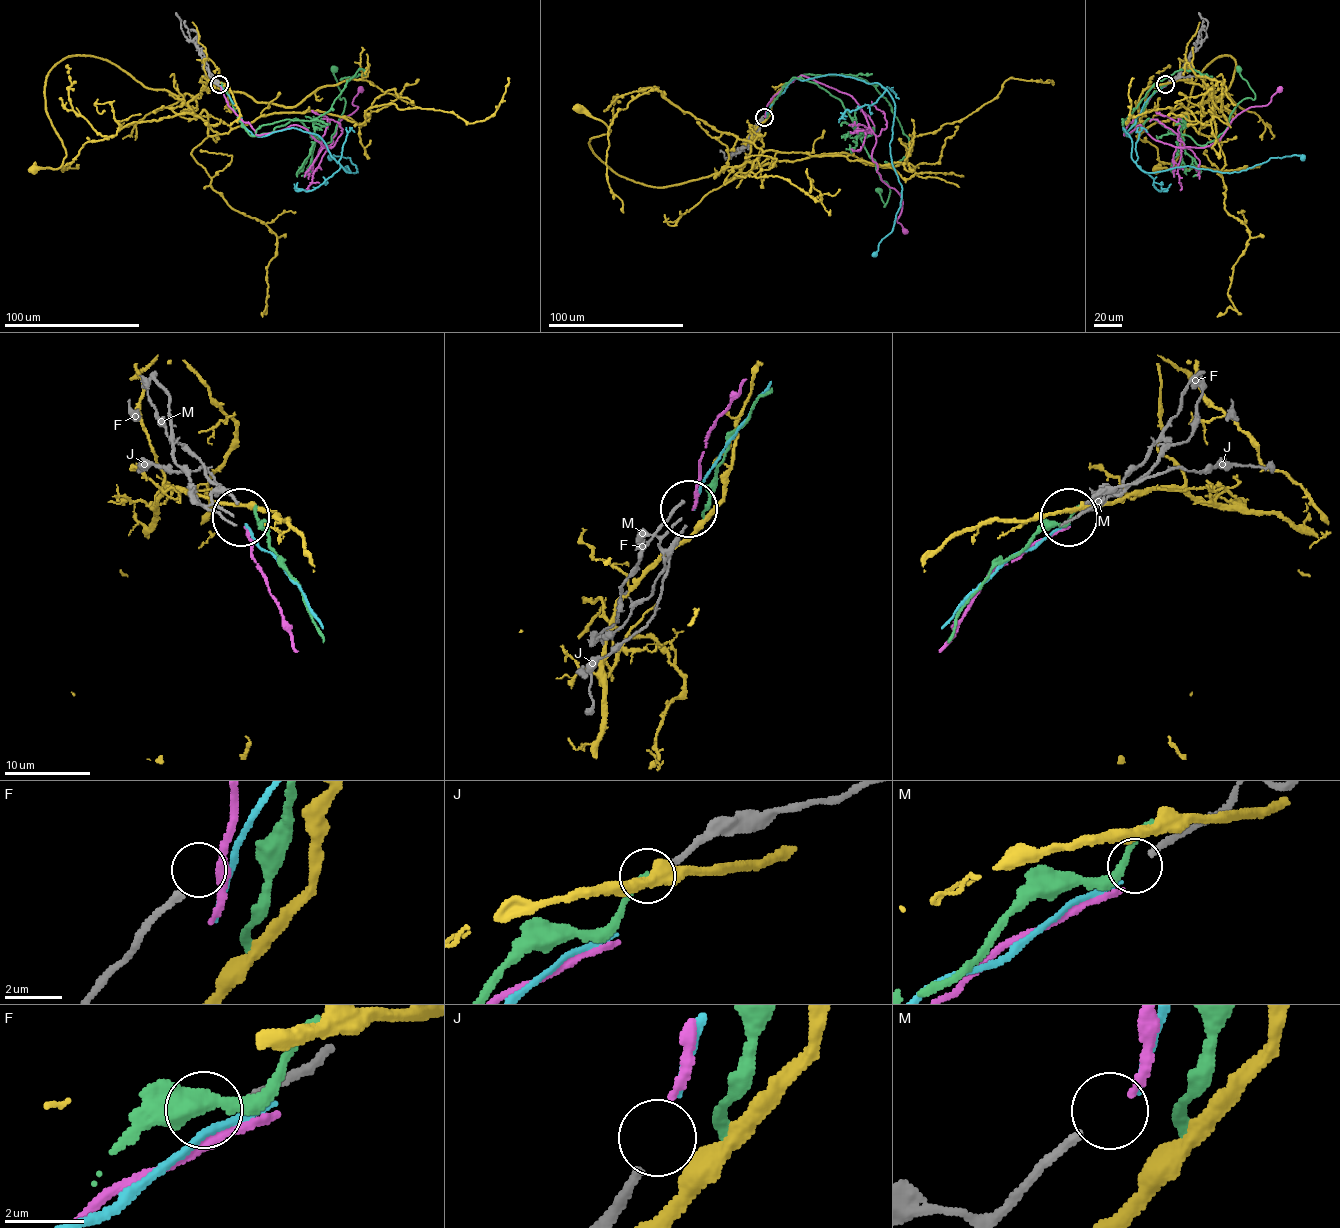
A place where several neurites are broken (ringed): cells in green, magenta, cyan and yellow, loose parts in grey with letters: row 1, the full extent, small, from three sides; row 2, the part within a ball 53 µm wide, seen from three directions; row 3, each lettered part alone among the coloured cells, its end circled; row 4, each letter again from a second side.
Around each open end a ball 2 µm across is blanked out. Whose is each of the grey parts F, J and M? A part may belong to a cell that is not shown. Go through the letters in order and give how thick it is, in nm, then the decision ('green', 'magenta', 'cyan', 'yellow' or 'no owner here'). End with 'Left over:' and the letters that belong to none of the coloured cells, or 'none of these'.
F: 240 nm | no owner here
J: 220 nm | no owner here
M: 220 nm | cyan
Left over: F, J

